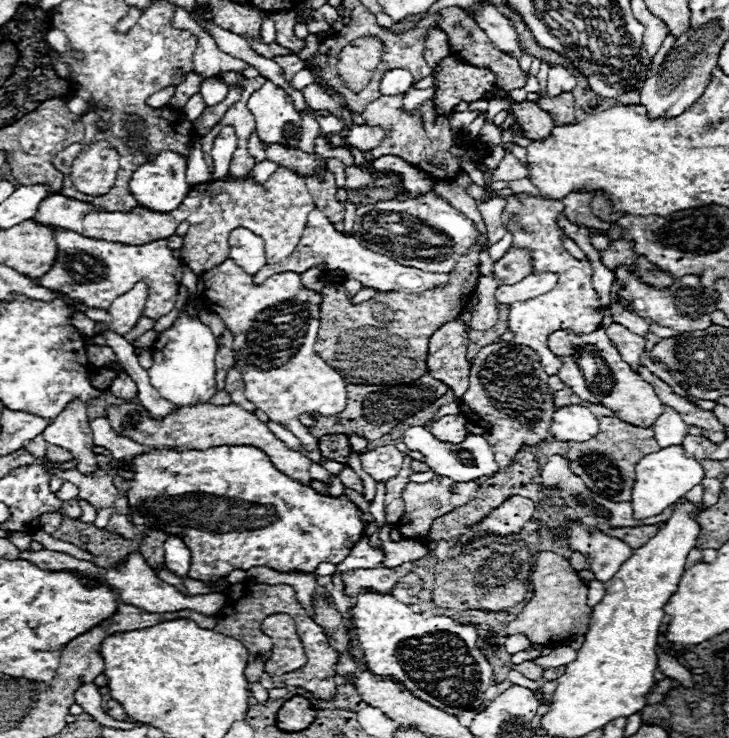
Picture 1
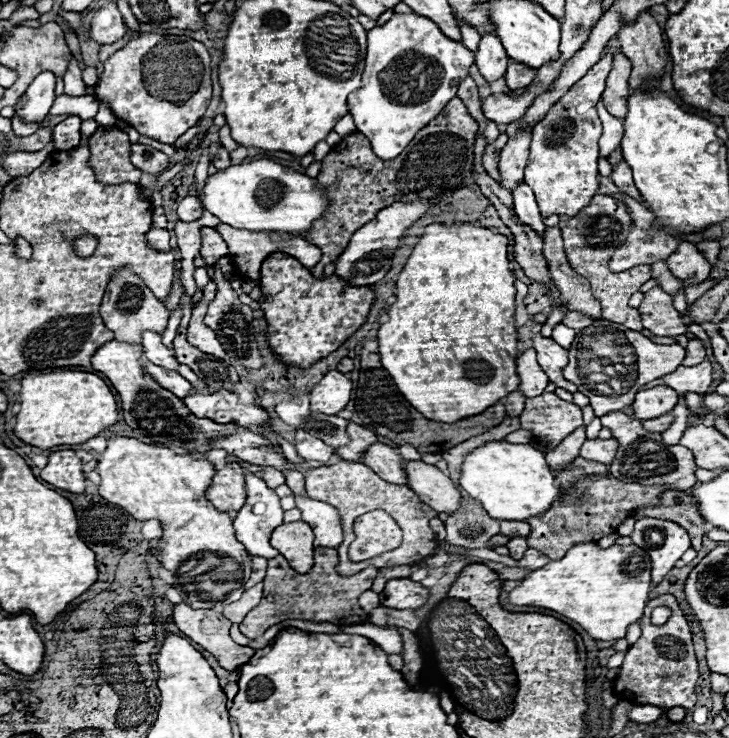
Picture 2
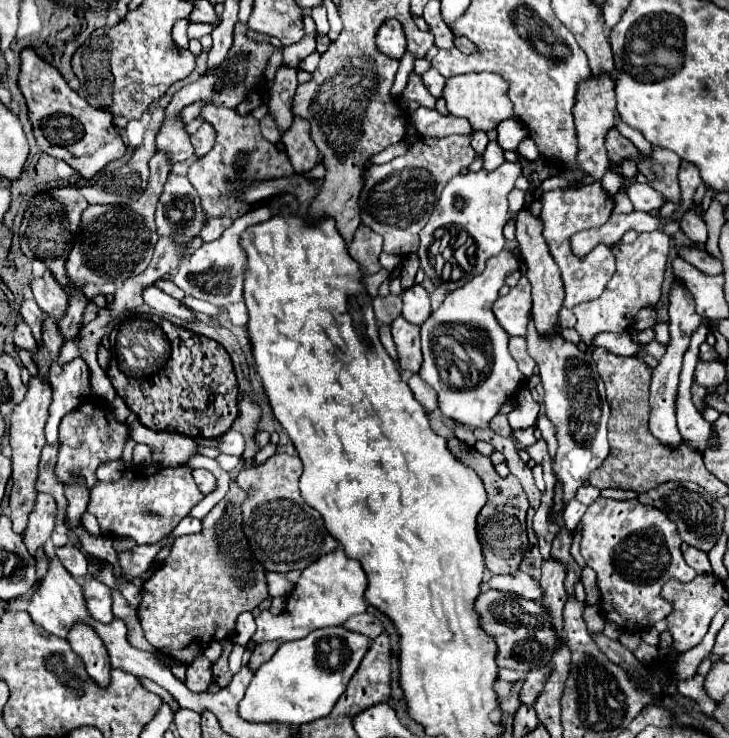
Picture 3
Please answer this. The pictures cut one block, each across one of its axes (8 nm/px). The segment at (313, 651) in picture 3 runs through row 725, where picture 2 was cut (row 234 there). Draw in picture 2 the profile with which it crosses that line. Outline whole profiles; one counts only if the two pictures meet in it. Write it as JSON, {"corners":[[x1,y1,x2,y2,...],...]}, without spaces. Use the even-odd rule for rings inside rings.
{"corners":[[254,160,250,164,236,164,230,166,228,170,216,172,214,176,208,178,204,186,204,198,202,204,206,210,210,210,220,222,230,224,240,230,250,230,250,232,284,232,284,234,294,234,300,236,312,228,314,220,320,220,328,208,328,196,326,190,316,184,316,178,310,178,302,172,296,172,292,168,280,166,272,160]]}

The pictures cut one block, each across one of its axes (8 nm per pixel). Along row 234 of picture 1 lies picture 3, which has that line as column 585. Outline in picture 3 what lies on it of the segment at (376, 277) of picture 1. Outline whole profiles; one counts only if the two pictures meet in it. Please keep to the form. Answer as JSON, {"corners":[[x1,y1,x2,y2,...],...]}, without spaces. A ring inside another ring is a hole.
{"corners":[[662,232,640,234,636,242,622,244,622,248,618,248,616,272,606,284,606,290,602,292,602,296,590,302,576,304,572,308,574,316,578,318,574,328,580,334,580,340,588,348,594,348,594,336,602,332,614,332,614,334,626,332,628,328,632,328,634,316,640,308,654,306,658,302,660,292,662,292,662,280,664,280,668,254,670,254,670,238]]}

